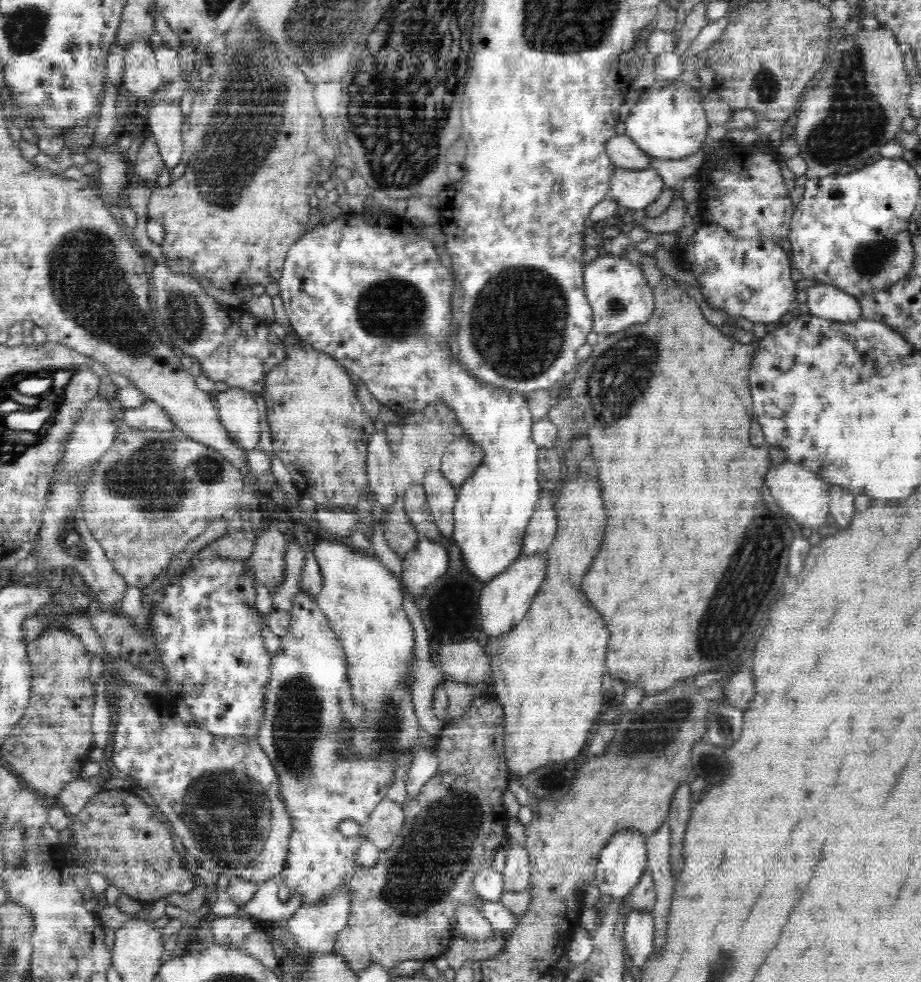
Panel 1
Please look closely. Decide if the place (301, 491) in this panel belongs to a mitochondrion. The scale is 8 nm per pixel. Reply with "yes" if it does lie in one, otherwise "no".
no

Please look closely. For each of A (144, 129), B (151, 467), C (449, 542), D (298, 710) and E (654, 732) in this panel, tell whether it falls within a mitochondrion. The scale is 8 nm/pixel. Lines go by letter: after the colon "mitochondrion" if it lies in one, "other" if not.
A: other
B: mitochondrion
C: other
D: mitochondrion
E: mitochondrion

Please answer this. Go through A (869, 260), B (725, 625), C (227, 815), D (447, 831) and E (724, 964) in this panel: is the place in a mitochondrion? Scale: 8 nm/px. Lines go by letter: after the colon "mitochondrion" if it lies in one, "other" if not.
A: mitochondrion
B: mitochondrion
C: mitochondrion
D: mitochondrion
E: mitochondrion

